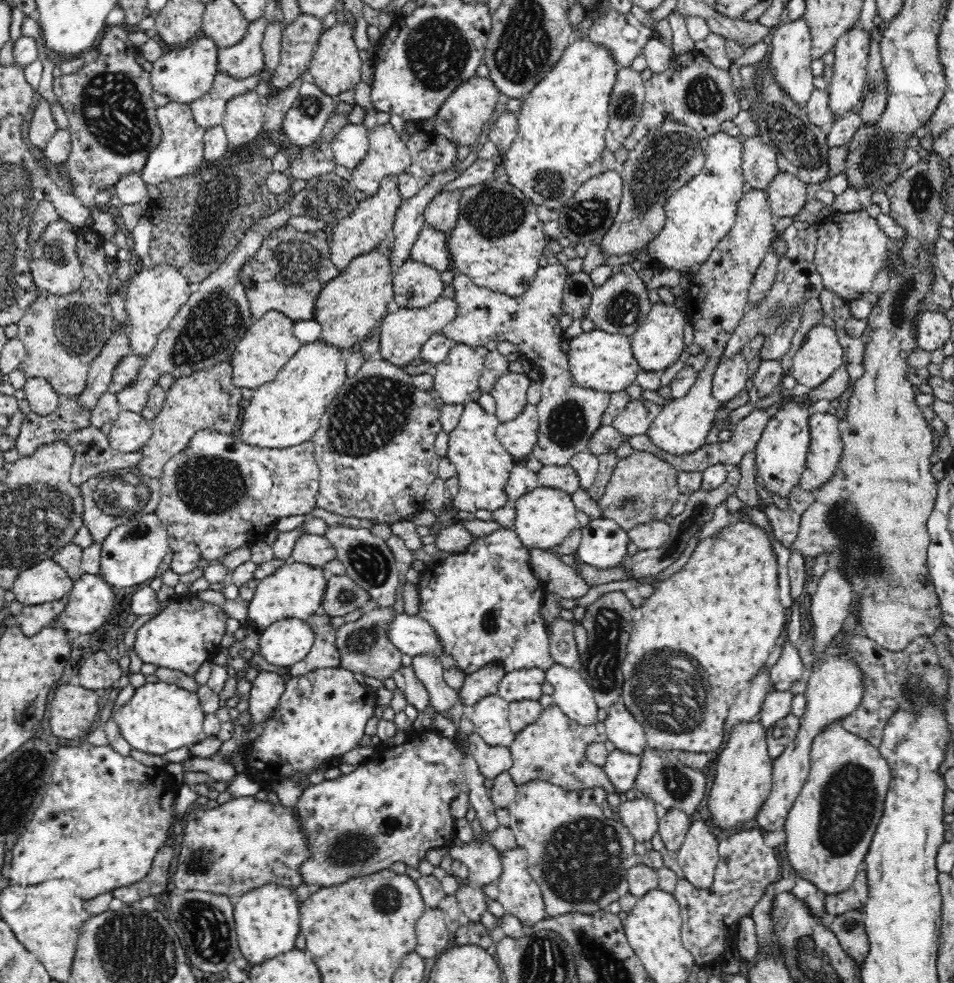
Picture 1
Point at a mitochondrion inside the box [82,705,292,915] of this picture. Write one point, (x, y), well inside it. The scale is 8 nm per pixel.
(201, 862)

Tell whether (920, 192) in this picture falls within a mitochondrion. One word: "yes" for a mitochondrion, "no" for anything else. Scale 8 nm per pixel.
yes

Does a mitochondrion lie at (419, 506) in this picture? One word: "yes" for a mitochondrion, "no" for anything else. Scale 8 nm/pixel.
no

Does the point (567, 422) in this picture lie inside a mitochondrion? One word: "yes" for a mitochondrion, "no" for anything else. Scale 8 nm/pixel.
yes

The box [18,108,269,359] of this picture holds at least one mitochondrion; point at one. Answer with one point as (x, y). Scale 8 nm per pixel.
(51, 251)

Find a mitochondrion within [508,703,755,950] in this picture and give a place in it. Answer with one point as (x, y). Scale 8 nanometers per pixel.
(581, 862)

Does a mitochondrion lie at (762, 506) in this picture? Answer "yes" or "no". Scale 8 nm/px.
no

